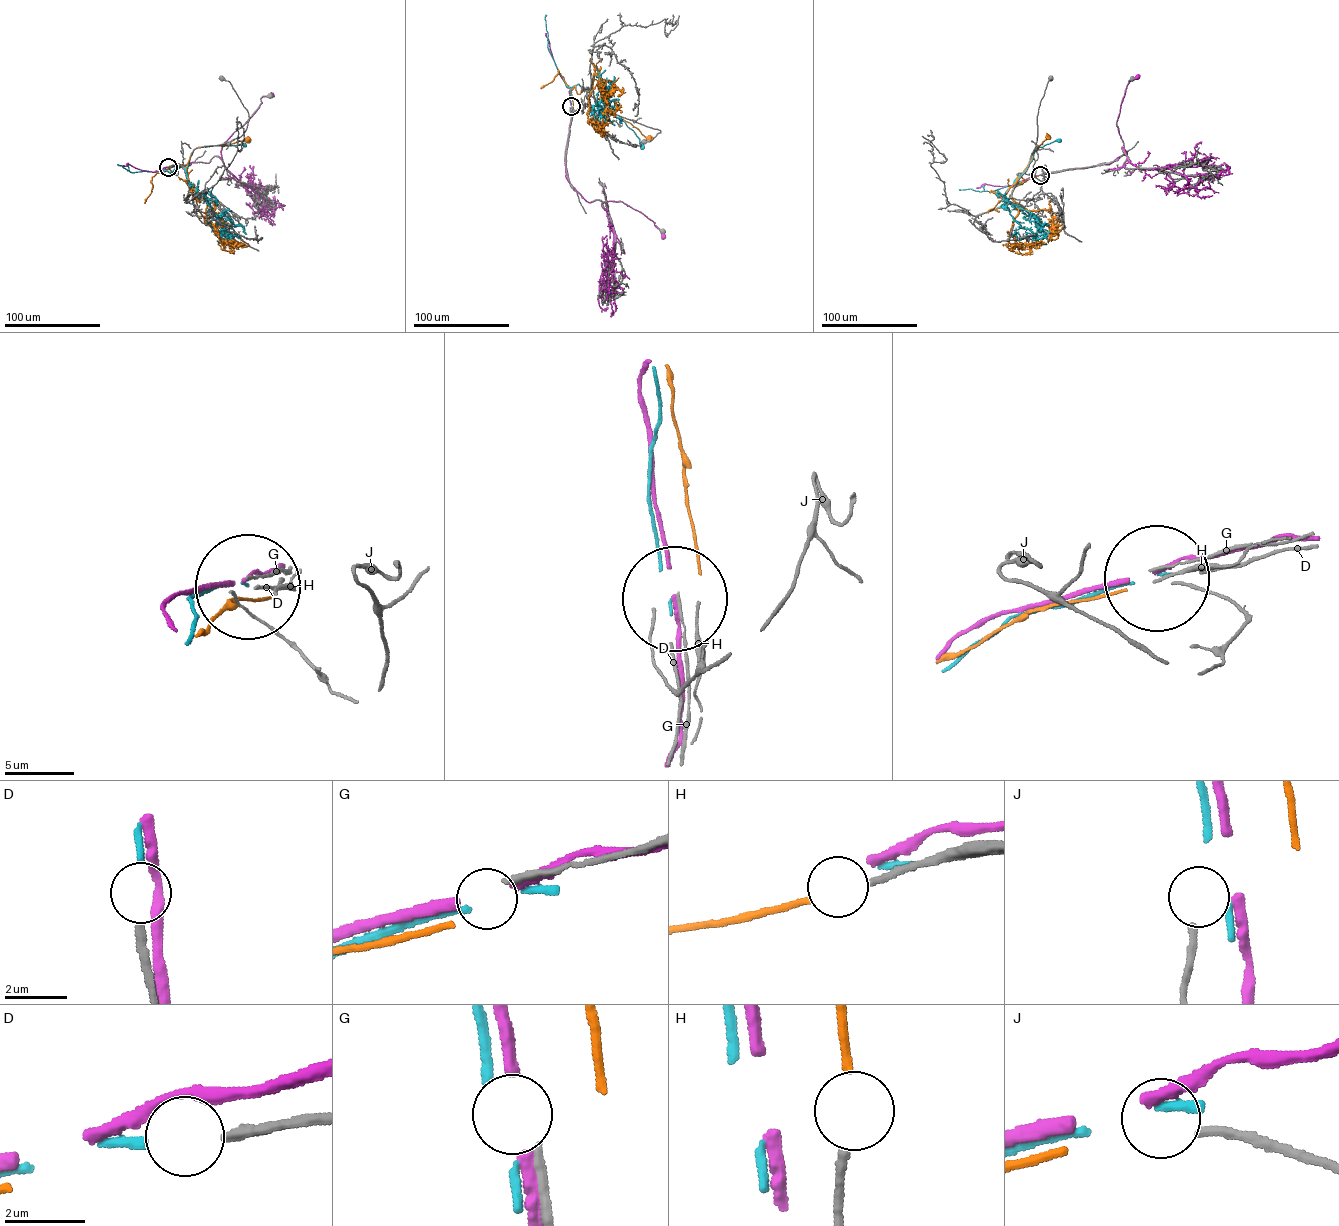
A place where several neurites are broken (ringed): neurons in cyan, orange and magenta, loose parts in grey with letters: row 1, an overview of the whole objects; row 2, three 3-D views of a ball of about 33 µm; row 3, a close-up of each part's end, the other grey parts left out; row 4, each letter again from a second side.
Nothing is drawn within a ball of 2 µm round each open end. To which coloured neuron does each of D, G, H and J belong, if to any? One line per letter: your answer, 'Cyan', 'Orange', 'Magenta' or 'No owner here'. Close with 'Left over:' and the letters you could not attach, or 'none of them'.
D: Cyan
G: No owner here
H: Orange
J: No owner here
Left over: G, J

